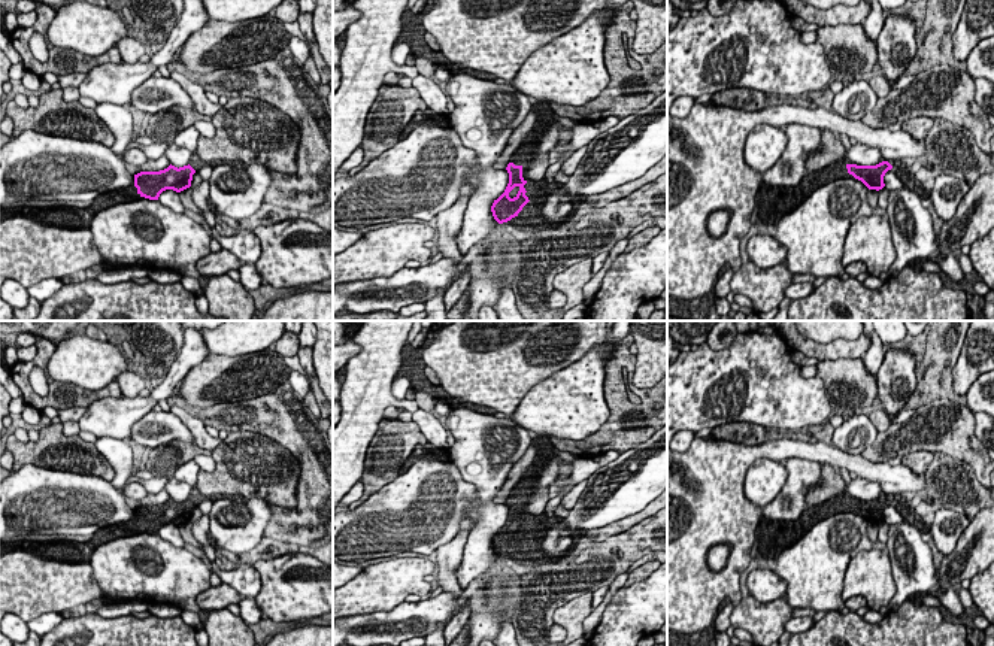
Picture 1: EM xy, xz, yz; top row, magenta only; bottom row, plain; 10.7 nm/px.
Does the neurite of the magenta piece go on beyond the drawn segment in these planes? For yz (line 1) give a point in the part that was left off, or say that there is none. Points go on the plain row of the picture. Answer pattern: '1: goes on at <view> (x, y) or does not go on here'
1: does not go on here

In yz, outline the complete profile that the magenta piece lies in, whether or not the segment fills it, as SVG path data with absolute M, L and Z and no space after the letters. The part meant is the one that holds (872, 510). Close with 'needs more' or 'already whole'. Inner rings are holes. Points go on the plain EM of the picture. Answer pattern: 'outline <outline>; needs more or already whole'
outline M882 495L876 500L857 500L846 498L848 507L861 515L869 524L882 524L885 521L884 510L893 500L888 495Z; already whole

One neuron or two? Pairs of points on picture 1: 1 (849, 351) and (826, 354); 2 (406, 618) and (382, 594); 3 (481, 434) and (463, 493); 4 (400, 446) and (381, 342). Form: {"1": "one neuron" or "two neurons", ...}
{"1": "one neuron", "2": "two neurons", "3": "two neurons", "4": "two neurons"}

